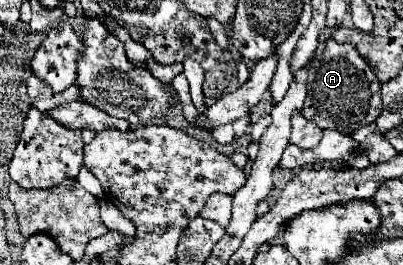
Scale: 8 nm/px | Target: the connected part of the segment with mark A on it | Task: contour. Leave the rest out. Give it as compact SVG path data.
M334 39L324 41L322 57L310 65L310 95L304 101L302 115L322 129L336 129L344 135L370 125L382 111L380 81L350 43L336 43Z

